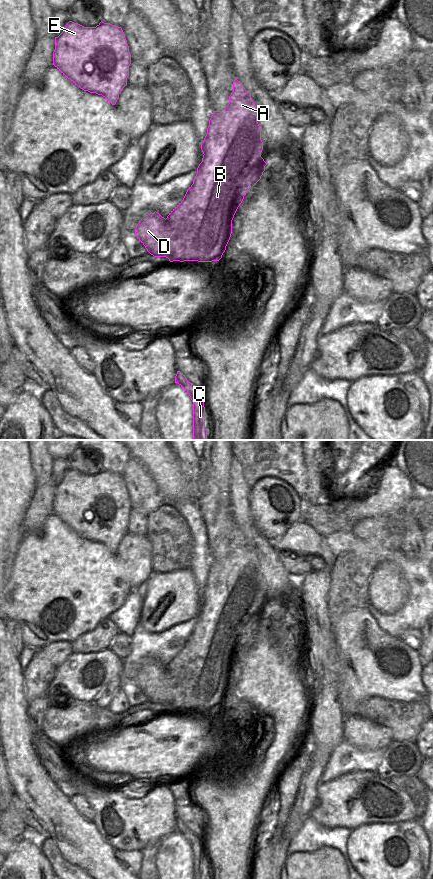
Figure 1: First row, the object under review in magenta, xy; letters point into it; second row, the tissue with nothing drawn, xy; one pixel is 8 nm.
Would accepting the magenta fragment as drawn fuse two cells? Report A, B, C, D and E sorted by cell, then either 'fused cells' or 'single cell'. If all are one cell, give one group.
groups A B C / D E; fused cells

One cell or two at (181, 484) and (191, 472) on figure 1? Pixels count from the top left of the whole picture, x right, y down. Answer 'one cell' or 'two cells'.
two cells

